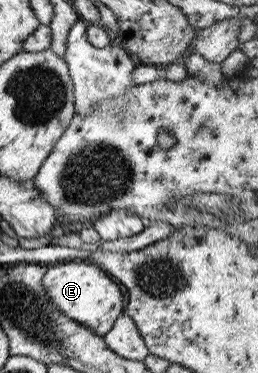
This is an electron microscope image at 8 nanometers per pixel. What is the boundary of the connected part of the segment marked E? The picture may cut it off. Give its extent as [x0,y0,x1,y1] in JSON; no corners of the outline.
[41,261,123,336]

